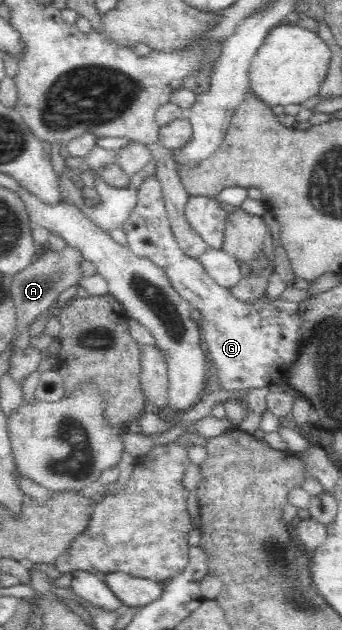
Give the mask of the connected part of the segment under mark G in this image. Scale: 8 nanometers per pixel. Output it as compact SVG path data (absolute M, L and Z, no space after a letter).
M155 175L145 177L143 183L140 184L136 207L121 225L121 228L126 234L127 245L132 250L132 253L135 253L138 257L149 259L160 269L163 269L168 281L178 292L178 295L185 299L189 305L199 309L200 314L202 314L199 323L201 338L203 339L206 354L210 356L210 362L217 368L220 390L228 391L234 396L234 393L245 394L250 389L268 388L272 385L282 387L288 384L288 373L299 357L300 325L295 310L286 306L279 306L269 299L259 298L254 303L242 303L229 290L218 285L209 276L199 258L188 257L181 250L174 237L162 195L162 188Z

